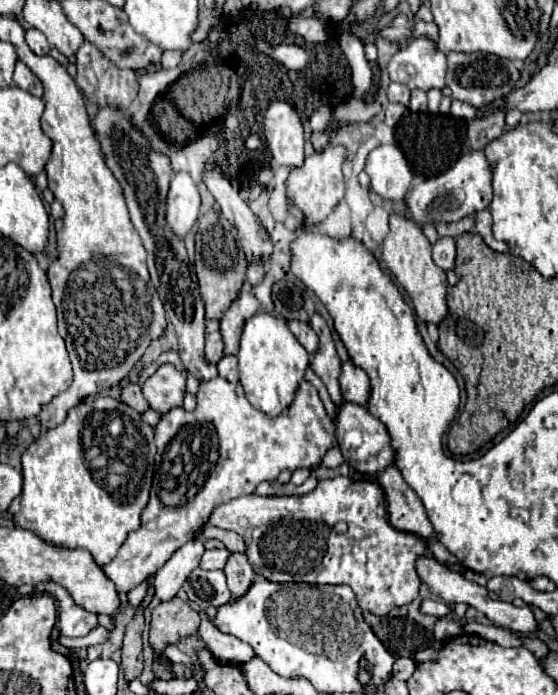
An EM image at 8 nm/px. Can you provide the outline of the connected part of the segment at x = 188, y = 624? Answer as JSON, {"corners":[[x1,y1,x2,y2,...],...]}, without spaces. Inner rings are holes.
{"corners":[[172,599,168,603,160,603,152,611,150,621,150,645,160,659,170,665,172,673,182,673,184,679,192,677,192,671,184,663,170,663,164,655,164,649,182,637,194,637,198,633,200,617,198,613,182,599]]}

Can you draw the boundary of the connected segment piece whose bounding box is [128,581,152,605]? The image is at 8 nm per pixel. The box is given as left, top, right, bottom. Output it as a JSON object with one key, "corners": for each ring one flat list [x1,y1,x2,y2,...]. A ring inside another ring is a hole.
{"corners":[[144,581,144,583,140,583,136,589,132,589,132,591,128,593,128,603,130,603,130,605,142,603,142,599,146,597,146,591,148,591,150,585,152,585,152,581]]}

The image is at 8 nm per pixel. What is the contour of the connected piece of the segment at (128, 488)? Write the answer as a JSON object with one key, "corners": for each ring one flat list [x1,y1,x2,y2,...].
{"corners":[[104,395,84,399,68,411,68,417,60,427,40,435,22,455,24,489,16,525,32,531,54,547,86,549,100,567,110,563,122,547,126,535,140,527,140,515,150,497,154,453,154,431,150,425,140,421,138,411]]}

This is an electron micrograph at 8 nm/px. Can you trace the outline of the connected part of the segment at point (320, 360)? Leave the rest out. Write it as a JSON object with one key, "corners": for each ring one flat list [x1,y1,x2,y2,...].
{"corners":[[320,313,312,315,310,327,318,333,318,351,314,353,314,357,310,361,310,367,324,381,324,385,328,387,328,393,330,393,332,401,336,405,340,405,342,403,340,385,338,385,338,377,340,377,340,357,336,353,332,333,330,333,330,329,328,329,328,325,322,319]]}

